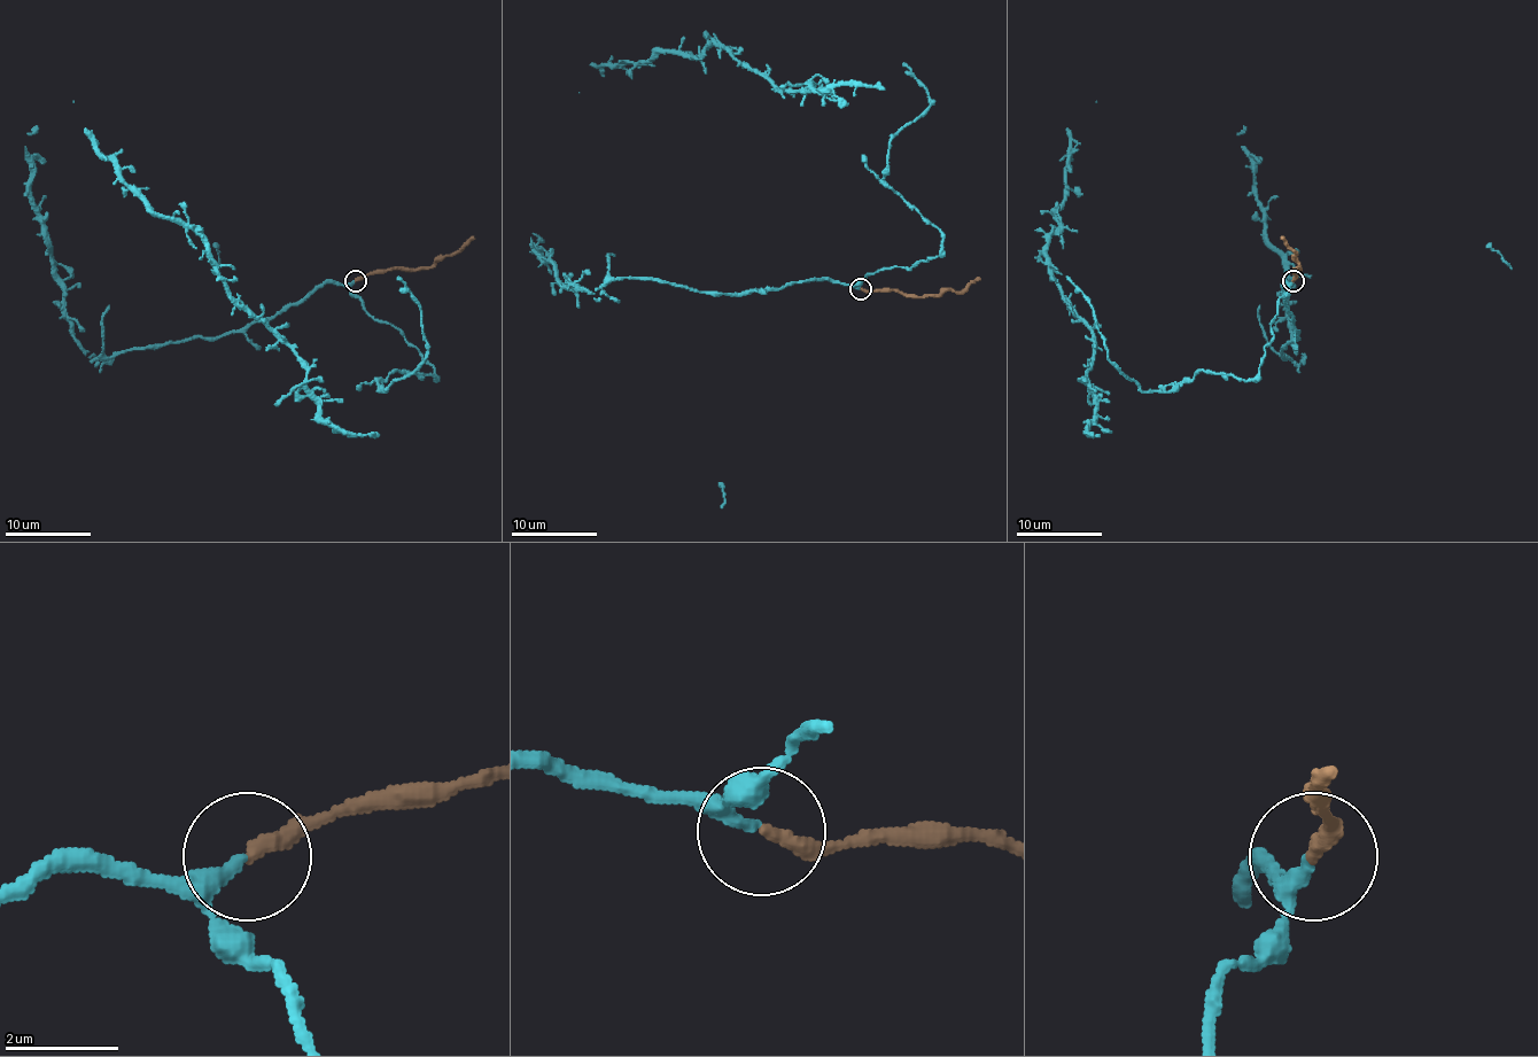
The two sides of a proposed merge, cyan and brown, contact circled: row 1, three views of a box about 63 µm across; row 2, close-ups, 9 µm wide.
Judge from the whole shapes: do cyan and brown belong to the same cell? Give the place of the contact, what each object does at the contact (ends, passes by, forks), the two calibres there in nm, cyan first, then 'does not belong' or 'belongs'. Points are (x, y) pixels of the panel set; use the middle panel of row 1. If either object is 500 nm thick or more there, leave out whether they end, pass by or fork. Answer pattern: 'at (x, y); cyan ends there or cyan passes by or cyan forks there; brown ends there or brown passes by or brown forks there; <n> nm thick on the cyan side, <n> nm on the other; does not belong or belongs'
at (861, 289); cyan passes by; brown ends there; 180 nm thick on the cyan side, 280 nm on the other; belongs

